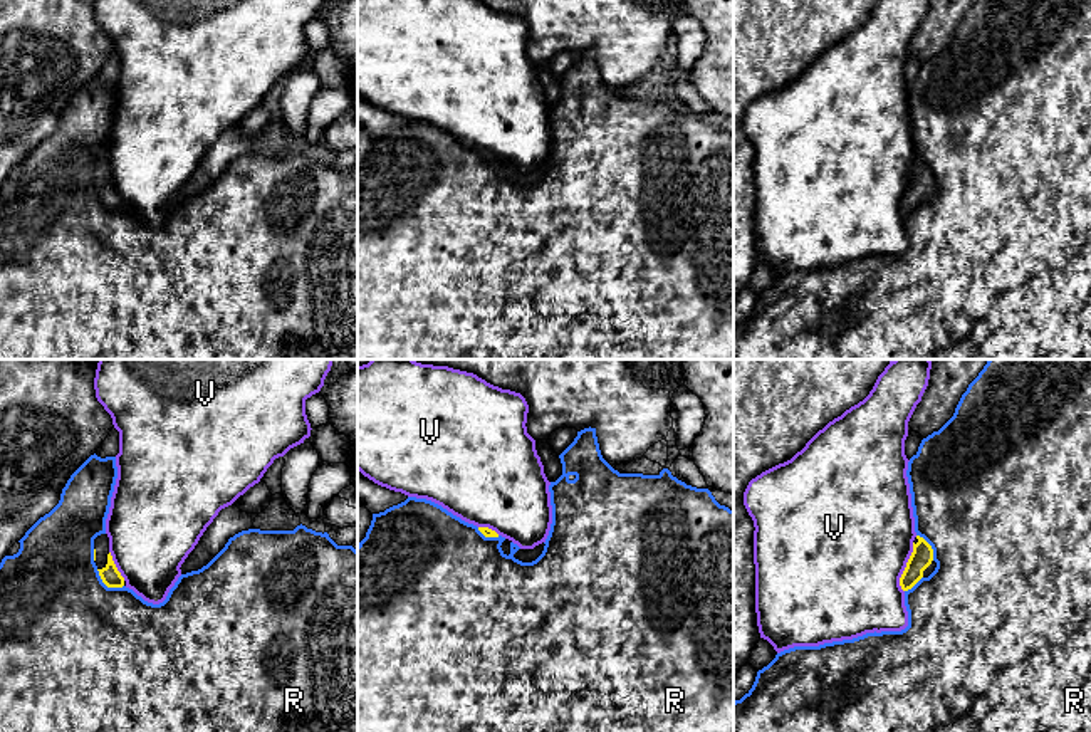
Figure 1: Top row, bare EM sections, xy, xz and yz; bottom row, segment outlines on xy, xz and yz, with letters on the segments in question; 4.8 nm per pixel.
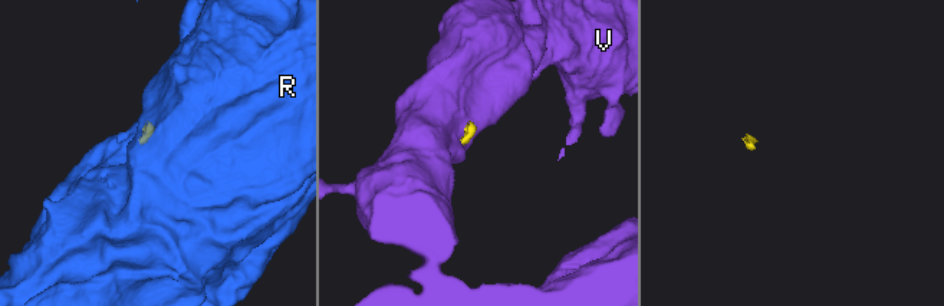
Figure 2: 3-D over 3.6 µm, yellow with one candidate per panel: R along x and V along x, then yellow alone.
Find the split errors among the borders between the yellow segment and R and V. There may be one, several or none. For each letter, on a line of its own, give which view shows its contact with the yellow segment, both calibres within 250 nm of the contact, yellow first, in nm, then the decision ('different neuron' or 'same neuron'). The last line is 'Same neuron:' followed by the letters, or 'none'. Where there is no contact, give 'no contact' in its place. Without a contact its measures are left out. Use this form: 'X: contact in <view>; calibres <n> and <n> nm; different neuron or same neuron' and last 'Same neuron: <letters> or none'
R: contact in xy; calibres 90 and 500 nm; different neuron
V: contact in yz; calibres 110 and 500 nm; different neuron
Same neuron: none

